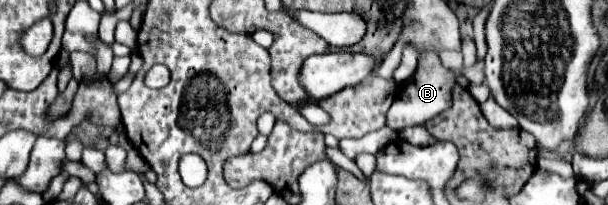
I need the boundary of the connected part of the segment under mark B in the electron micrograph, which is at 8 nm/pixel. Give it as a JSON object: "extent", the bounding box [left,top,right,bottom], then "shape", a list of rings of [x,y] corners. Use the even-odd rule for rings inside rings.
{"extent":[387,53,459,131],"shape":[[[423,53],[419,55],[419,67],[415,75],[403,85],[403,91],[397,93],[395,103],[391,105],[387,113],[387,127],[393,131],[401,131],[409,125],[423,125],[431,117],[439,115],[451,105],[451,89],[455,85],[455,75],[459,71],[449,71],[441,65],[439,57],[435,53]]]}

